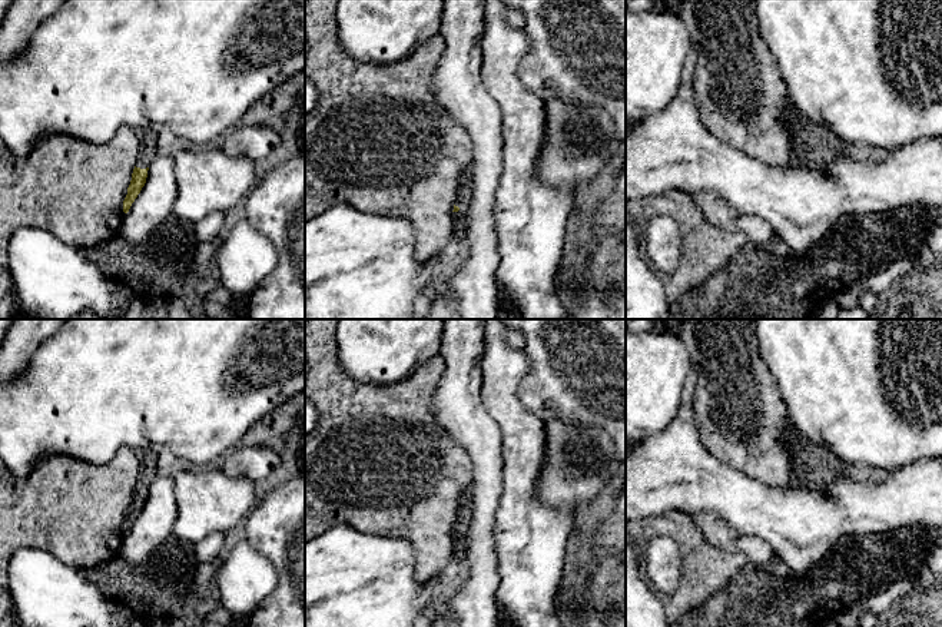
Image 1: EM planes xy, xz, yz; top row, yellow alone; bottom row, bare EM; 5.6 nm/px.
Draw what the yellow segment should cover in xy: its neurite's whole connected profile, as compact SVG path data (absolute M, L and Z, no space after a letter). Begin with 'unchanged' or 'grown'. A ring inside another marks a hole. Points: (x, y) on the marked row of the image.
grown; M143 129L139 130L140 137L140 149L139 156L136 160L136 166L132 173L132 180L127 188L127 195L123 200L123 212L127 213L132 203L140 193L142 188L146 183L147 170L152 159L157 155L156 153L156 143L157 143L157 133L155 129Z

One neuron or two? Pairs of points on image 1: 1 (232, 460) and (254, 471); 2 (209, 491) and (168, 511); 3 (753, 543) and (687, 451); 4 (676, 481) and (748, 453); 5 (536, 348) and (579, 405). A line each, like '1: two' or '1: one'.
1: one
2: two
3: two
4: two
5: one

